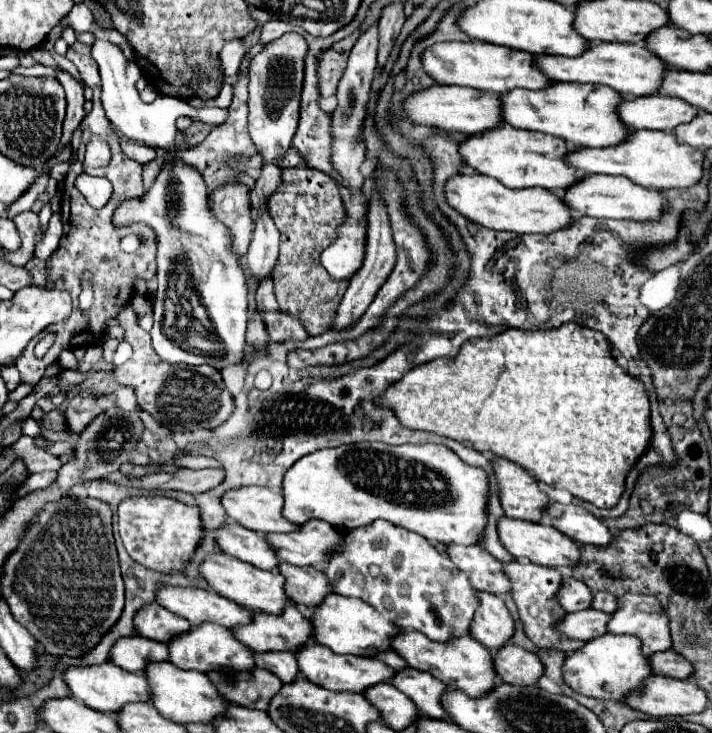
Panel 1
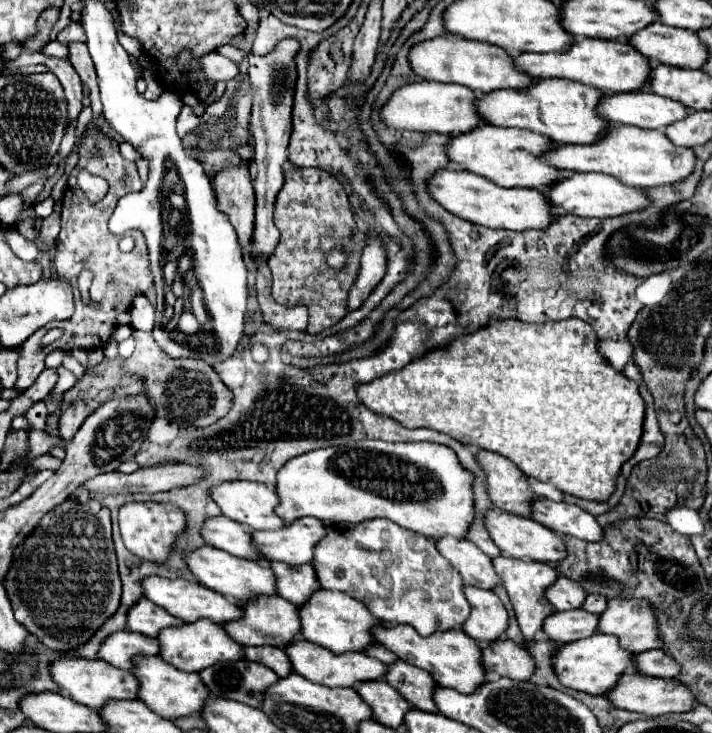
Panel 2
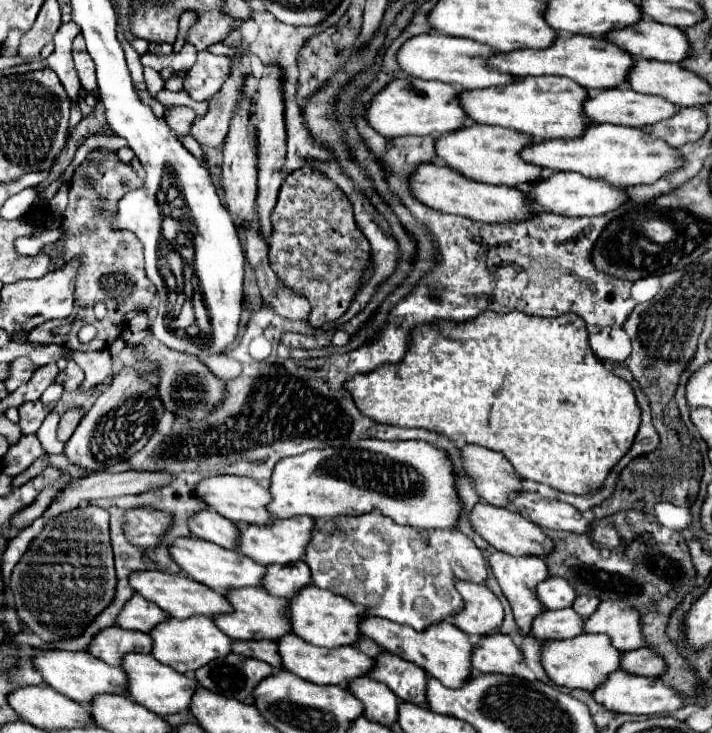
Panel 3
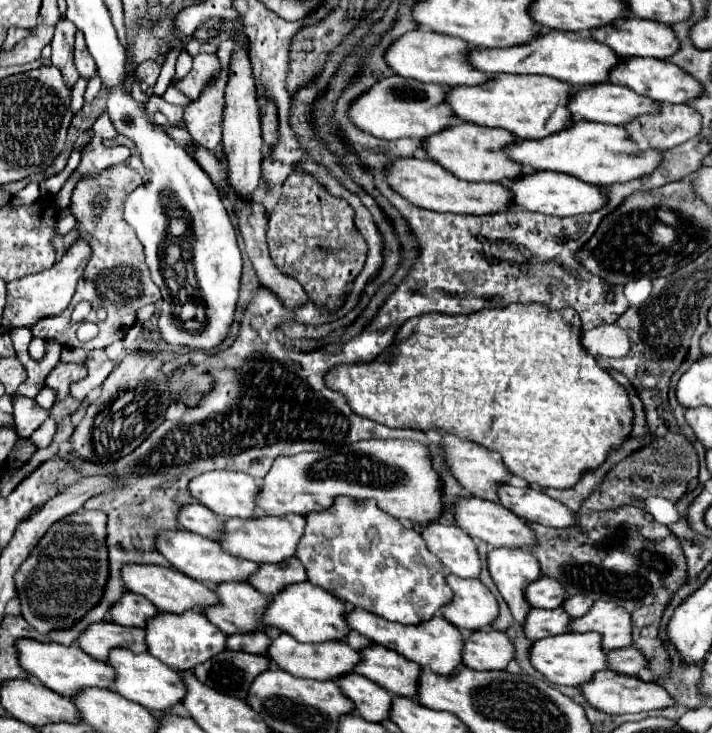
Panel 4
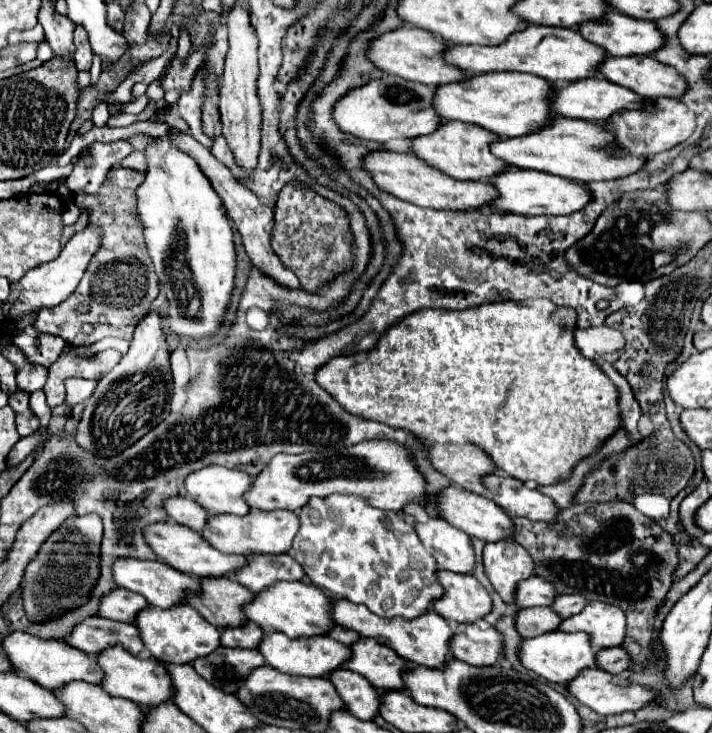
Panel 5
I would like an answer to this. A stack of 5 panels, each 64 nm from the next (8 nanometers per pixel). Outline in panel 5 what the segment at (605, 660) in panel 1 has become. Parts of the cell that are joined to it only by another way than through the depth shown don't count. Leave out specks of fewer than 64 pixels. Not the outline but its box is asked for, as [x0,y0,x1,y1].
[518,630,596,684]

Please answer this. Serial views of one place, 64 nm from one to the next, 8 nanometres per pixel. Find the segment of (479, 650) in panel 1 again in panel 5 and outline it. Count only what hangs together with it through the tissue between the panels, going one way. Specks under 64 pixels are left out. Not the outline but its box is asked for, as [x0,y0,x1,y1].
[332,598,452,668]

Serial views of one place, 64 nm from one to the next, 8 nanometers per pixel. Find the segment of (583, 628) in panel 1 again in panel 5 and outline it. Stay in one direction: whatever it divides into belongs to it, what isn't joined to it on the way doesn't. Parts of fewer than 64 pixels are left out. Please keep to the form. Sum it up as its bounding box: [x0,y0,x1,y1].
[514,608,560,638]

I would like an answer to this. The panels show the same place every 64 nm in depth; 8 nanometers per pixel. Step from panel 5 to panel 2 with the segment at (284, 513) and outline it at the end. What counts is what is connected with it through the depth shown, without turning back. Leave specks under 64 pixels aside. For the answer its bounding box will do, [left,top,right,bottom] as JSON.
[252,518,324,564]

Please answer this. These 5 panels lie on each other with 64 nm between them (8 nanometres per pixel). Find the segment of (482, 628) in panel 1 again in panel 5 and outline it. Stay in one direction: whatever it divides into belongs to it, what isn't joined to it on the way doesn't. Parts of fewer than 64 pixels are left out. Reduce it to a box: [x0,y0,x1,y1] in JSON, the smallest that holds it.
[432,570,492,622]

